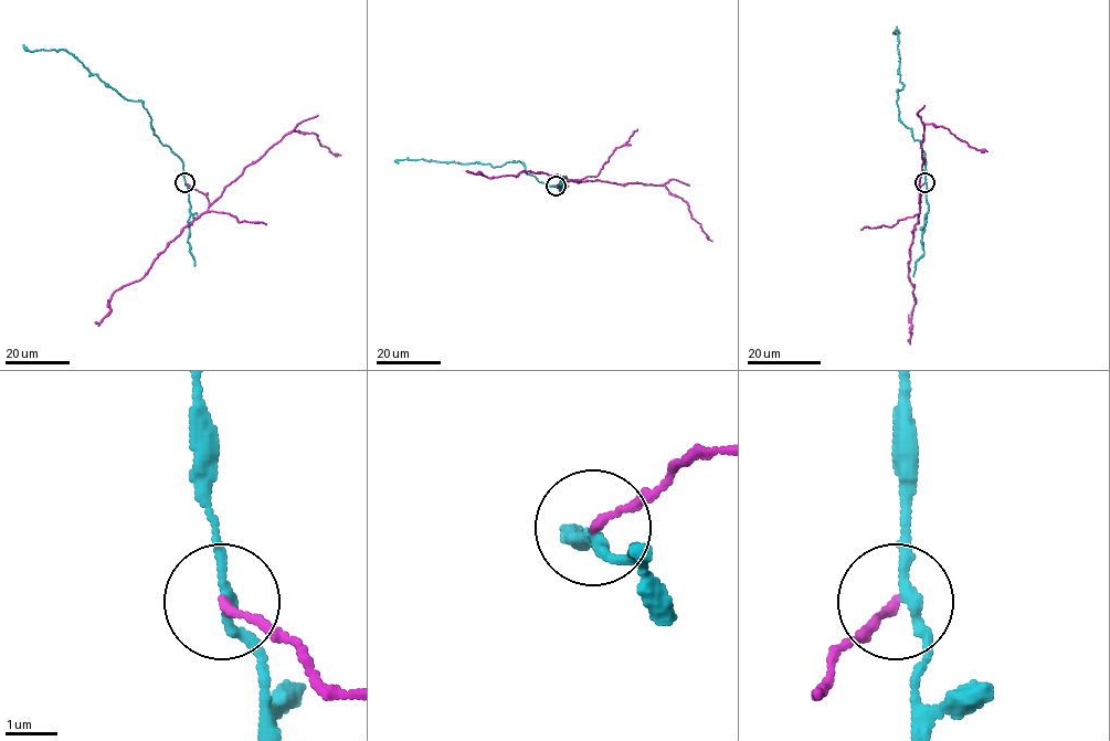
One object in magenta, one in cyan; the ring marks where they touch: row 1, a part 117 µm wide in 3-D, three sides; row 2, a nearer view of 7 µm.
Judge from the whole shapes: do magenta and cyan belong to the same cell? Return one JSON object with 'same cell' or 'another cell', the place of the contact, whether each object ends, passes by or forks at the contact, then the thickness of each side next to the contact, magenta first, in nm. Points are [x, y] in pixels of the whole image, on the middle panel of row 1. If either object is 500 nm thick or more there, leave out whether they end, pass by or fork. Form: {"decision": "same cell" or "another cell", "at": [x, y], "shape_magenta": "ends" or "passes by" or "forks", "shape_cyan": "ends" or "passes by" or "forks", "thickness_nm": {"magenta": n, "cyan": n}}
{"decision": "another cell", "at": [556, 186], "shape_magenta": "ends", "shape_cyan": "passes by", "thickness_nm": {"magenta": 150, "cyan": 190}}

